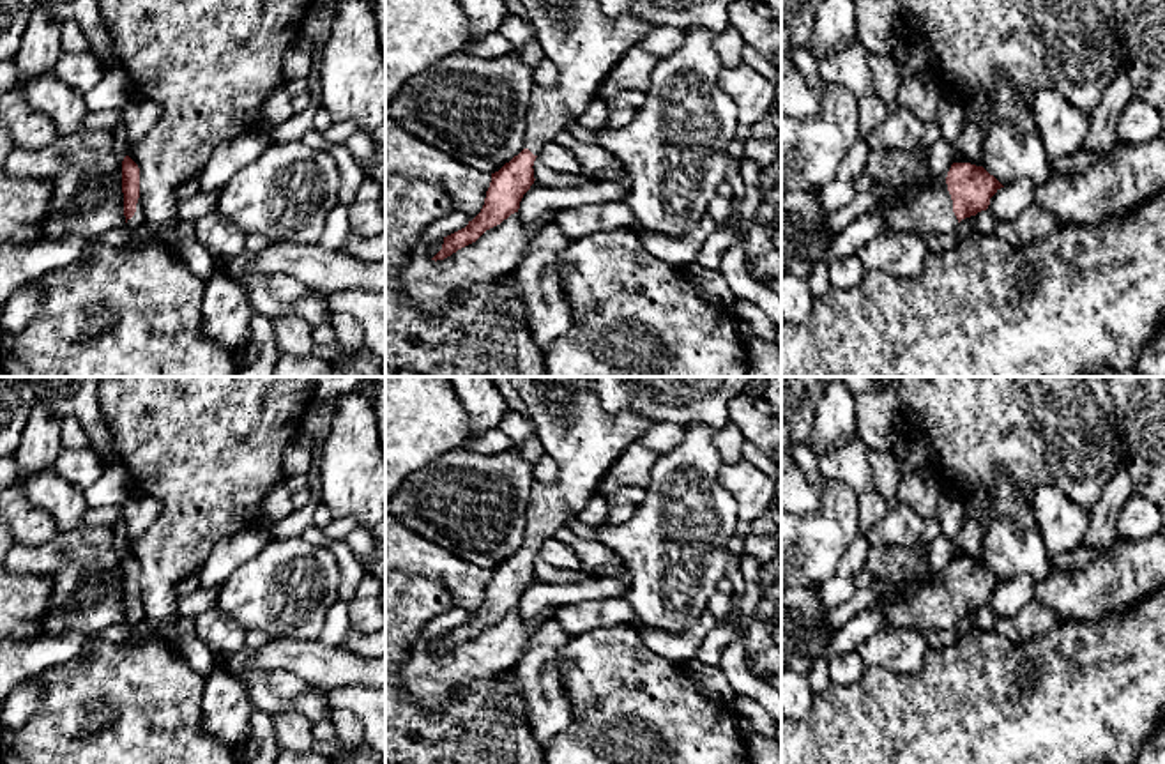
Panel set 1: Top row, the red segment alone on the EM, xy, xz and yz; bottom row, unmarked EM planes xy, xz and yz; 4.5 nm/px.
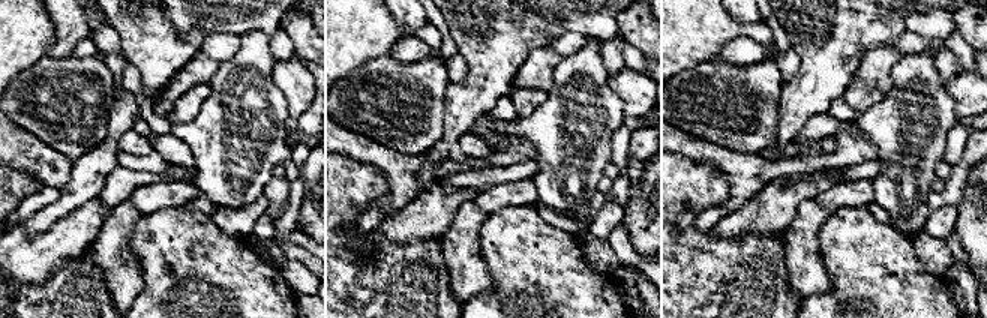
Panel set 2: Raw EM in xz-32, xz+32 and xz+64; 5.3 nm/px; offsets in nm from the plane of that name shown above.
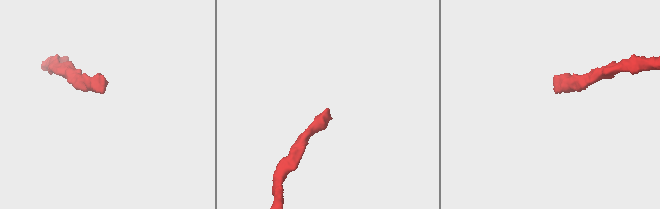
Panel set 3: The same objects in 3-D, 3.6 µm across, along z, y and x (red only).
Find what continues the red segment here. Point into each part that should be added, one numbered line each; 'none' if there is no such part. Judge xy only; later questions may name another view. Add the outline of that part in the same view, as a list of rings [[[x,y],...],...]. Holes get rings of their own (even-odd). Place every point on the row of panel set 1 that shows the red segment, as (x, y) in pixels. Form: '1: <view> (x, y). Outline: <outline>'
1: xy (137, 223). Outline: [[[138,198],[136,203],[136,212],[131,219],[127,219],[127,228],[133,230],[134,233],[141,233],[143,226],[147,225],[145,214],[143,214],[143,205],[141,200]]]

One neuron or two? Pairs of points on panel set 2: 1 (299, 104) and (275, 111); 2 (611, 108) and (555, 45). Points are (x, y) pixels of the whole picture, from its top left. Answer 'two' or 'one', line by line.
1: two
2: two

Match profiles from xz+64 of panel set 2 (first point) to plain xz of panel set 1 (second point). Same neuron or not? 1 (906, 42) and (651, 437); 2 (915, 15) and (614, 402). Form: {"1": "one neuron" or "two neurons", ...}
{"1": "one neuron", "2": "one neuron"}

